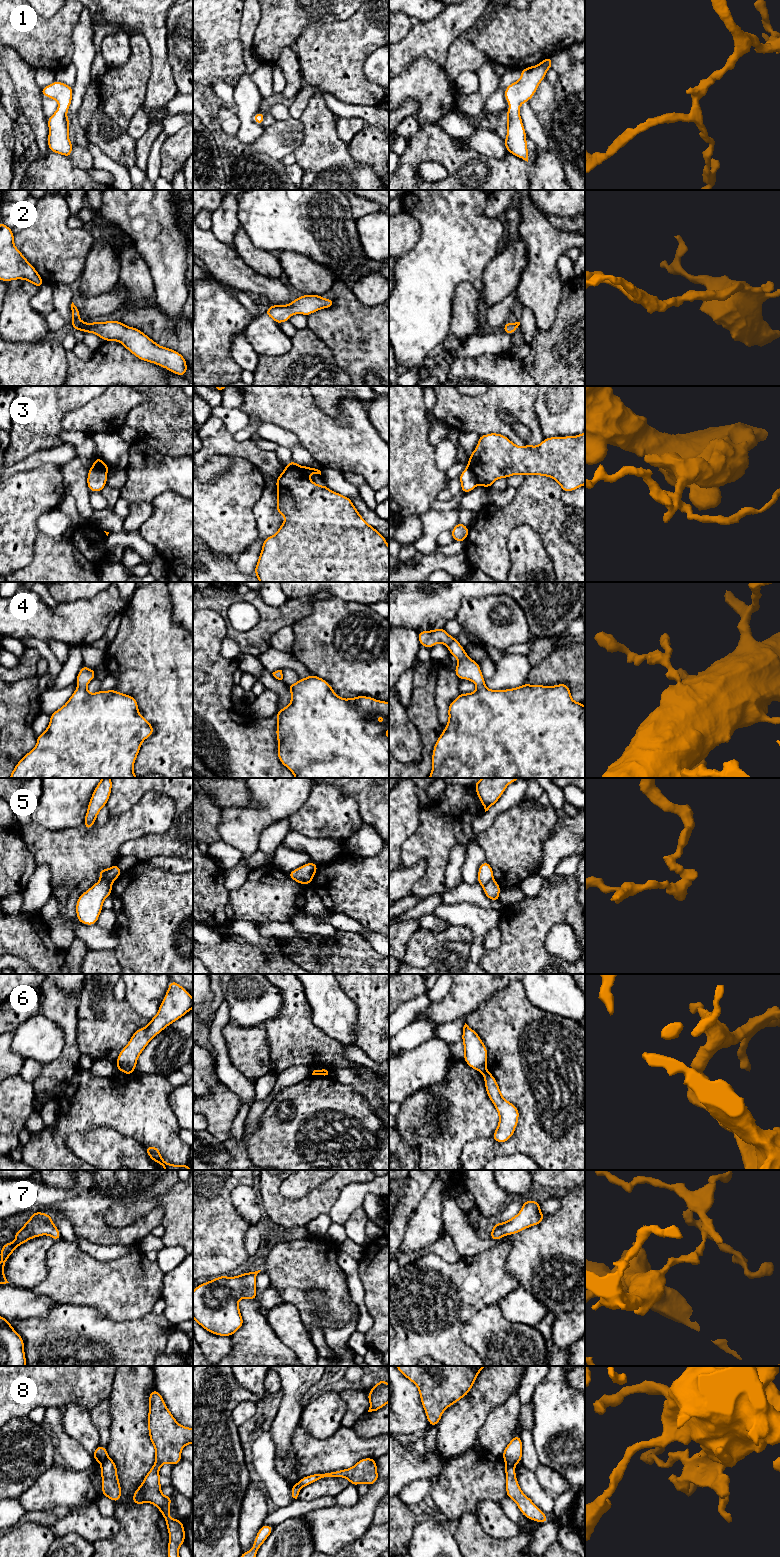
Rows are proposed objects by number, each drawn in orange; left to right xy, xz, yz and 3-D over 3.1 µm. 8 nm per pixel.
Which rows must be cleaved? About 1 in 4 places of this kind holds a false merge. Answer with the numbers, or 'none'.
3, 5, 6, 8

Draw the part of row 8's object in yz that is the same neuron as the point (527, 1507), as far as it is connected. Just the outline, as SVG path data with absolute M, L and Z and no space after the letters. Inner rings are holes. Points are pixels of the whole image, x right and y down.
M505 1462L505 1474L507 1497L516 1502L519 1510L526 1518L539 1523L547 1523L547 1515L538 1509L534 1502L522 1492L516 1478L515 1468L507 1462Z

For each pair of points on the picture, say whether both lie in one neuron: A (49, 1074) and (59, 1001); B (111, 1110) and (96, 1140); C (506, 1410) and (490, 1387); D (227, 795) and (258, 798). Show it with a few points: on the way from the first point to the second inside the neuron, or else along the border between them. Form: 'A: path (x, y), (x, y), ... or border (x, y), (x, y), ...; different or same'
A: path (67, 1056), (70, 1053), (70, 1033), (66, 1019); same
B: border (80, 1132), (99, 1126), (110, 1126), (124, 1136); different
C: border (517, 1388), (502, 1404), (492, 1410), (485, 1421); different
D: border (248, 788), (250, 803), (229, 808); different

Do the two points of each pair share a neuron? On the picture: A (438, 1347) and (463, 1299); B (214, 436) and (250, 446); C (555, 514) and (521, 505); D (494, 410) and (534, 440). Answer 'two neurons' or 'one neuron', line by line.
A: one neuron
B: one neuron
C: one neuron
D: one neuron

